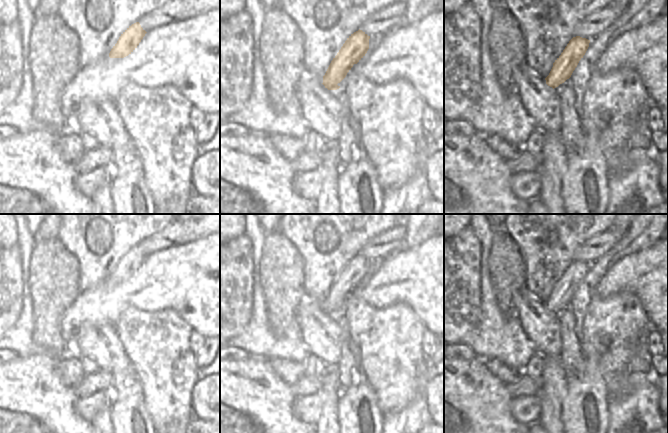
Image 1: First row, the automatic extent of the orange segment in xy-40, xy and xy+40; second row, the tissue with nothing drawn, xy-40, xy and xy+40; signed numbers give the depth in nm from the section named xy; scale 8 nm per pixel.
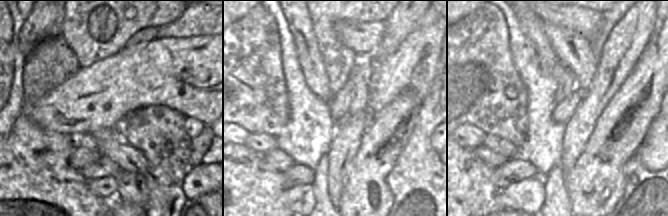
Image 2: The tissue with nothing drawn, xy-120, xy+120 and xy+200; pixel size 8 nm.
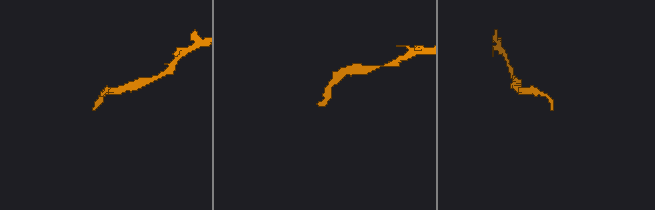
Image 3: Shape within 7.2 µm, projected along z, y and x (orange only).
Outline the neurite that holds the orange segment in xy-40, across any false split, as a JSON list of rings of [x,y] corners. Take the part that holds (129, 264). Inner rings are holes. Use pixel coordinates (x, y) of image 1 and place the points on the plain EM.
[[[139,246],[129,250],[119,261],[109,277],[110,282],[124,282],[131,278],[139,269],[147,256]]]

